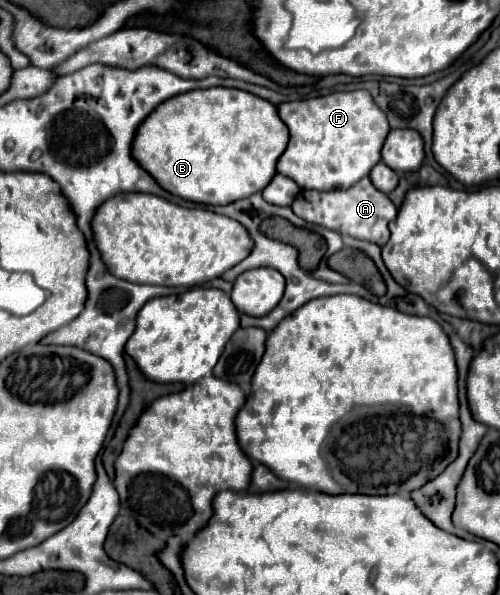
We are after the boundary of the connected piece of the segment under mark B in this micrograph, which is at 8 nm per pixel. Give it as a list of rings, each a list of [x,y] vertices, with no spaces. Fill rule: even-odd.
[[[209,87],[187,91],[175,95],[173,99],[167,99],[165,103],[159,103],[159,107],[151,111],[139,125],[133,137],[131,153],[135,161],[149,175],[153,175],[165,191],[197,203],[225,205],[263,191],[277,173],[275,165],[281,153],[285,151],[287,143],[287,125],[281,121],[277,107],[273,103],[247,91]]]

